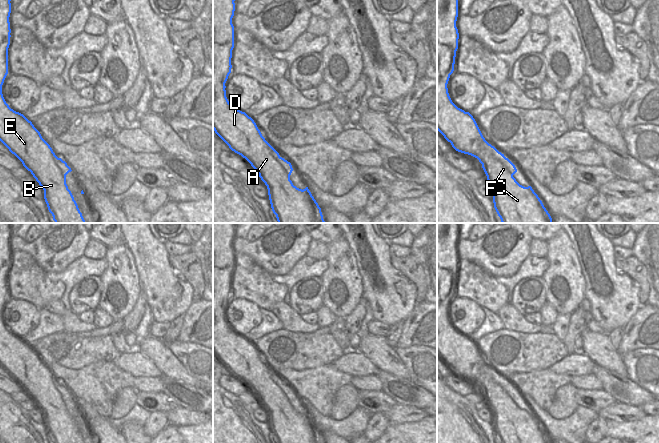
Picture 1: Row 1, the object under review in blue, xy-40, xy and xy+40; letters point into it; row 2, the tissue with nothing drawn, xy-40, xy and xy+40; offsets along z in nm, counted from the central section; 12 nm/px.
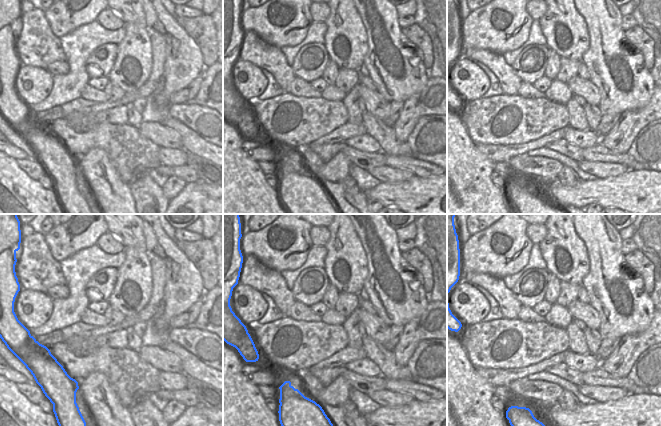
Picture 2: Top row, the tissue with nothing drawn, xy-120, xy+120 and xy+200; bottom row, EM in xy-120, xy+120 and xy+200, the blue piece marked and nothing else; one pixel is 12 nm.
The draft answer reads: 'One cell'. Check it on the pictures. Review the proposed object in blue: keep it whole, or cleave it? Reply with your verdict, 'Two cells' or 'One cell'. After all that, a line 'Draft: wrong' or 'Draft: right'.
One cell
Draft: right

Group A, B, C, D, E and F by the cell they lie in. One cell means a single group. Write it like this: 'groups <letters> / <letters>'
groups A B C D E F

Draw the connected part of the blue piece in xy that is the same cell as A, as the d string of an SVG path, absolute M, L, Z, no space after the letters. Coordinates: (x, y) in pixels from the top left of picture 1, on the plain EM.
M213 223L213 354L232 375L245 382L258 396L259 401L267 410L271 432L277 443L323 443L321 432L308 411L303 414L299 413L290 404L293 395L291 387L282 382L265 364L254 344L245 336L232 330L226 321L225 307L231 297L231 282L234 272L234 250L232 248L235 235L234 225L235 223Z

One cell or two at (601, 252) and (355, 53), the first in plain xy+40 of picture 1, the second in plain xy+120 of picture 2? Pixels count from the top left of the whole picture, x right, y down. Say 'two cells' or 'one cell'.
two cells

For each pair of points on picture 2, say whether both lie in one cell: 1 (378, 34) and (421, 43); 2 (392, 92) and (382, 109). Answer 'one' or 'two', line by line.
1: two
2: two

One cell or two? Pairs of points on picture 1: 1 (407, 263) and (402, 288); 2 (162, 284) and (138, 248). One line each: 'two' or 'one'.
1: two
2: one

